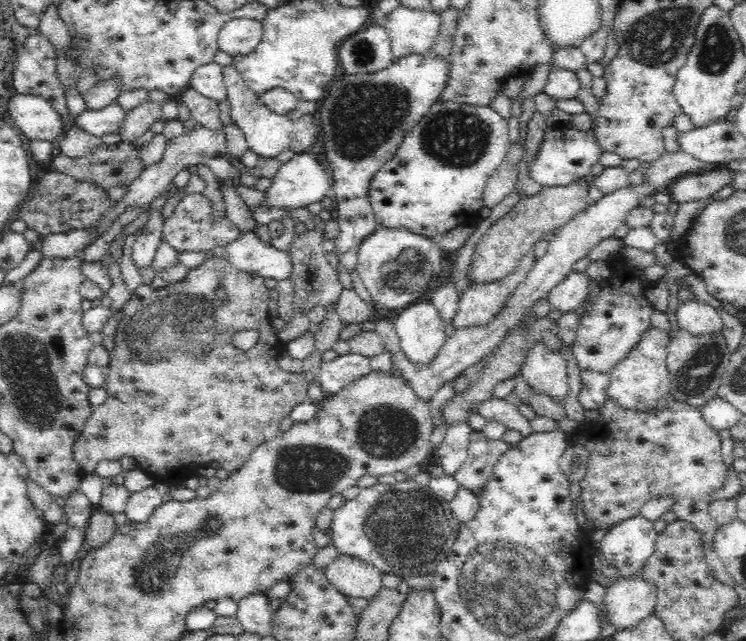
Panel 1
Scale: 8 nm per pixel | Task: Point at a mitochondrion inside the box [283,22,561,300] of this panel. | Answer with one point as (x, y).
(364, 117)

